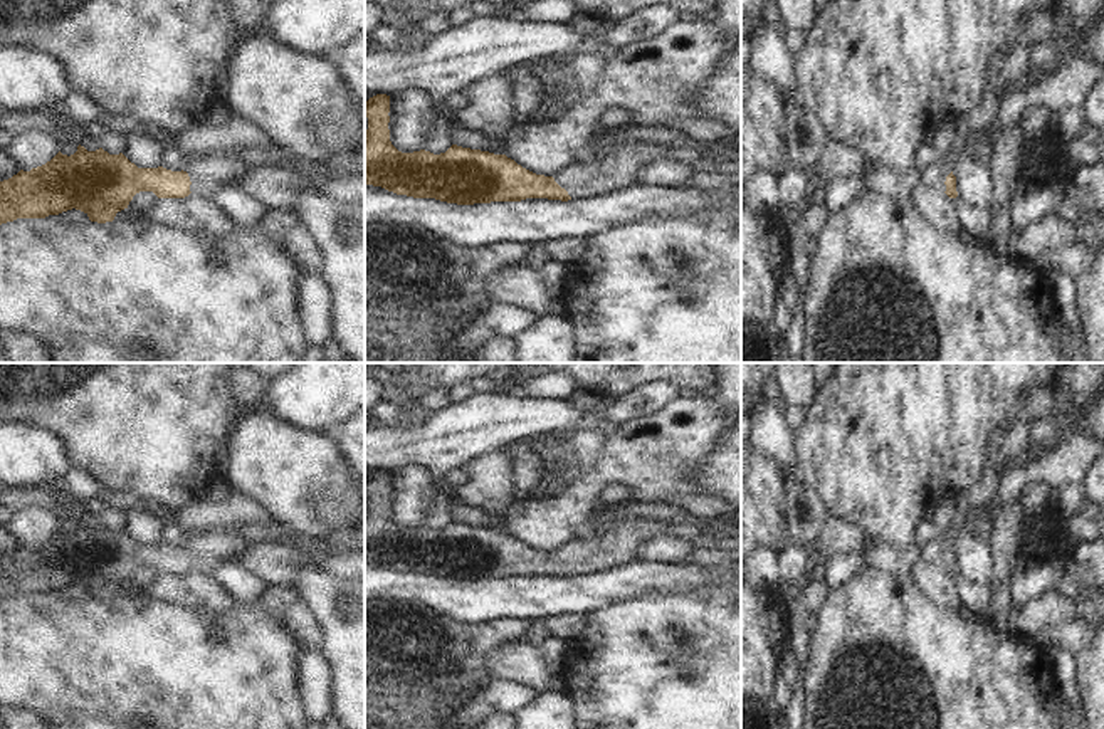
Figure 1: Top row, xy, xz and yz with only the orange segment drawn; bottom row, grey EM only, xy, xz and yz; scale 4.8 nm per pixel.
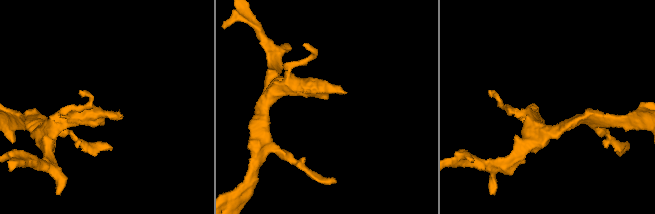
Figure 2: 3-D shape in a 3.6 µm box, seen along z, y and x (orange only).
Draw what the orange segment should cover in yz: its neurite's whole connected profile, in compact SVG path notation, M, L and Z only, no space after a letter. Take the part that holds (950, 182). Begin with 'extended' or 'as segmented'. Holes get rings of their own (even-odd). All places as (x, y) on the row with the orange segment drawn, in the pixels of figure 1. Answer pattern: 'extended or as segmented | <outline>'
extended | M946 158L941 165L931 165L921 170L921 183L956 198L956 176L953 175L953 158Z

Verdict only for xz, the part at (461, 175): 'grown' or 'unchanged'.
grown

